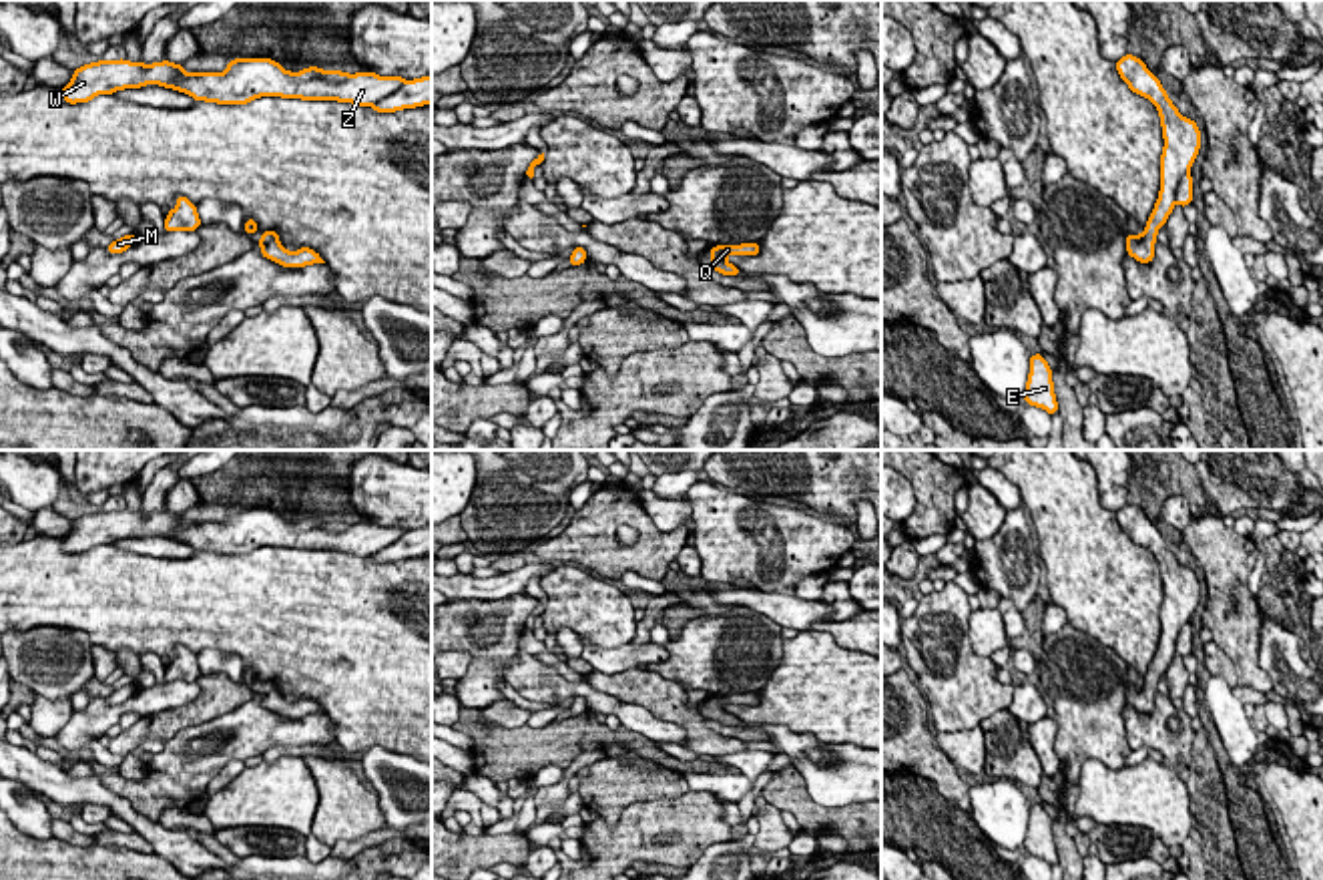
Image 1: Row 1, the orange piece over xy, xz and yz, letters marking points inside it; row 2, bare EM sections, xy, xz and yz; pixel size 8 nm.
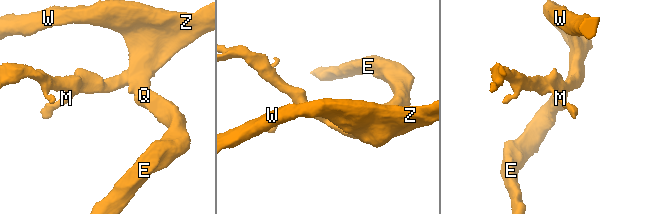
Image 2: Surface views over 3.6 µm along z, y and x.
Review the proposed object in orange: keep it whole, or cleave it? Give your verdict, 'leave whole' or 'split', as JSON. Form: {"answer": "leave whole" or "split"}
{"answer": "leave whole"}

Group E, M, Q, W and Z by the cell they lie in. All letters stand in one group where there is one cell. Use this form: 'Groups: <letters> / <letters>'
Groups: E M Q W Z

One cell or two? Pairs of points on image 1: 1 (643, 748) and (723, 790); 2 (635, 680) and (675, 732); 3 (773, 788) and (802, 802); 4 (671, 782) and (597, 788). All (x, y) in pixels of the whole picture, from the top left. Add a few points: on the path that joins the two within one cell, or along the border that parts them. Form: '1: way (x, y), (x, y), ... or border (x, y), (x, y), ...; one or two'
1: border (683, 772), (739, 774); two
2: border (623, 704), (677, 722), (685, 742); two
3: way (779, 790), (787, 790), (796, 798); one
4: way (653, 782), (615, 786); one

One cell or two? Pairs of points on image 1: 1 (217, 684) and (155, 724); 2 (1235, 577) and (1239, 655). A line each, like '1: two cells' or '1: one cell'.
1: one cell
2: one cell

